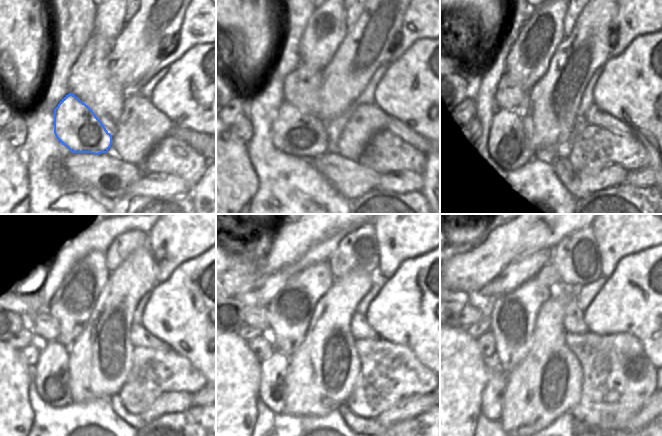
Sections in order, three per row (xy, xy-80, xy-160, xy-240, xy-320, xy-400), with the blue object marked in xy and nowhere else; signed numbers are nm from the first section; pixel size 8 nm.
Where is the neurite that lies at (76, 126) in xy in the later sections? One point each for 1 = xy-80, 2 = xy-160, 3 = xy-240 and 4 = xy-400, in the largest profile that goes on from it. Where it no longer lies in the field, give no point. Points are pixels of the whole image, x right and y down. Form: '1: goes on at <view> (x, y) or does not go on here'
1: goes on at xy-80 (303, 135)
2: goes on at xy-160 (508, 147)
3: goes on at xy-240 (52, 375)
4: goes on at xy-400 (491, 408)

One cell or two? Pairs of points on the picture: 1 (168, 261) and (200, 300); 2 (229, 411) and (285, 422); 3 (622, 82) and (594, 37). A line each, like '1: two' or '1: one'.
1: two
2: two
3: two

